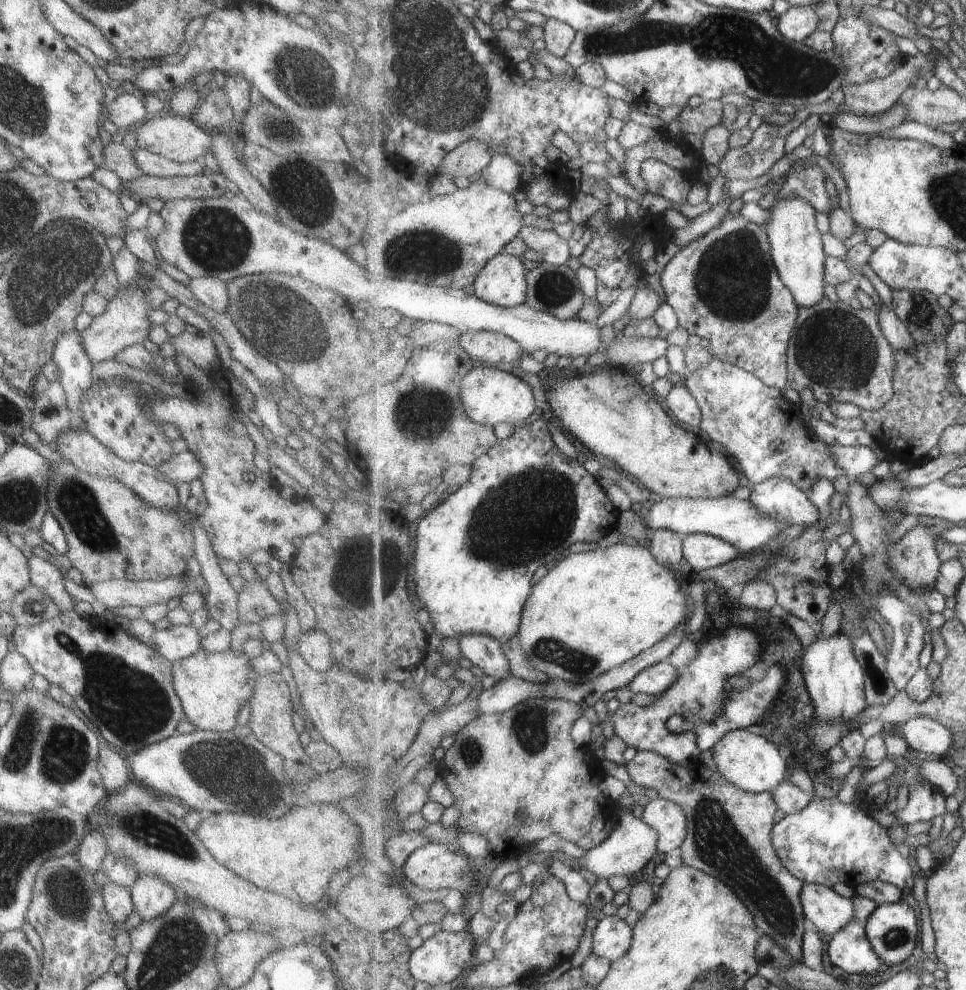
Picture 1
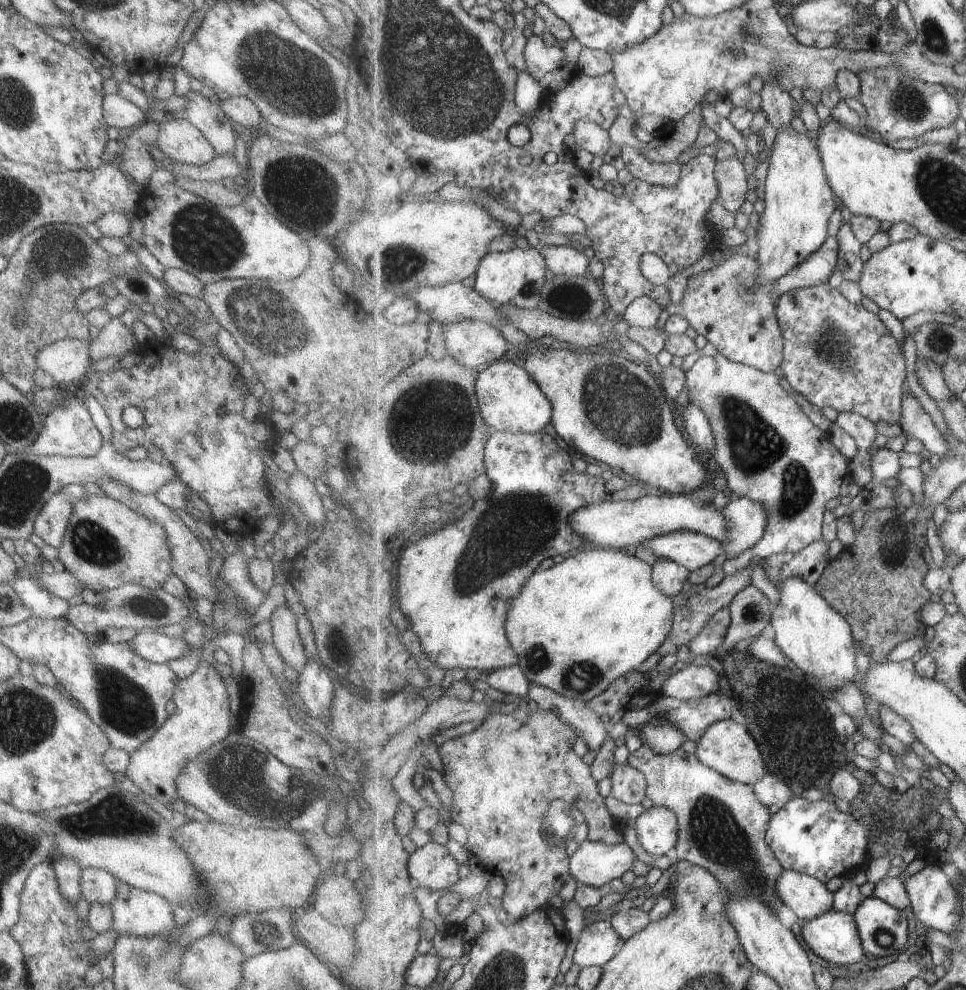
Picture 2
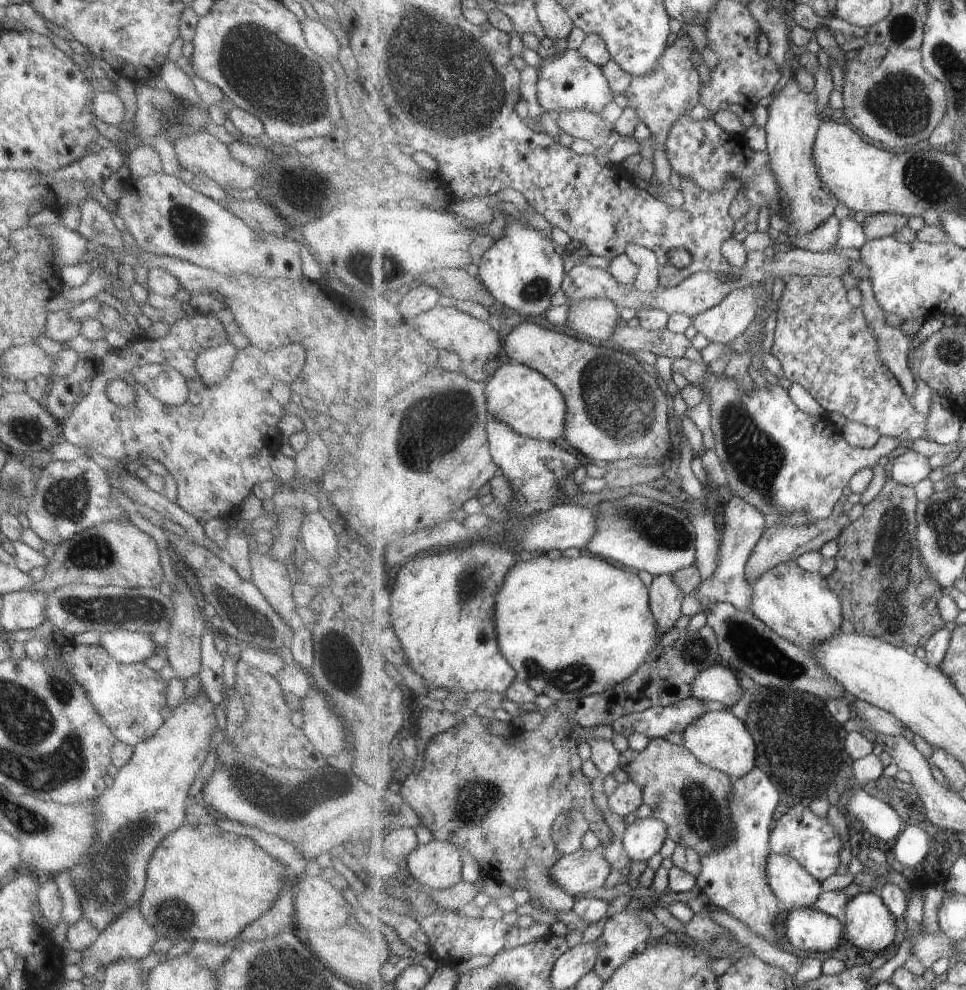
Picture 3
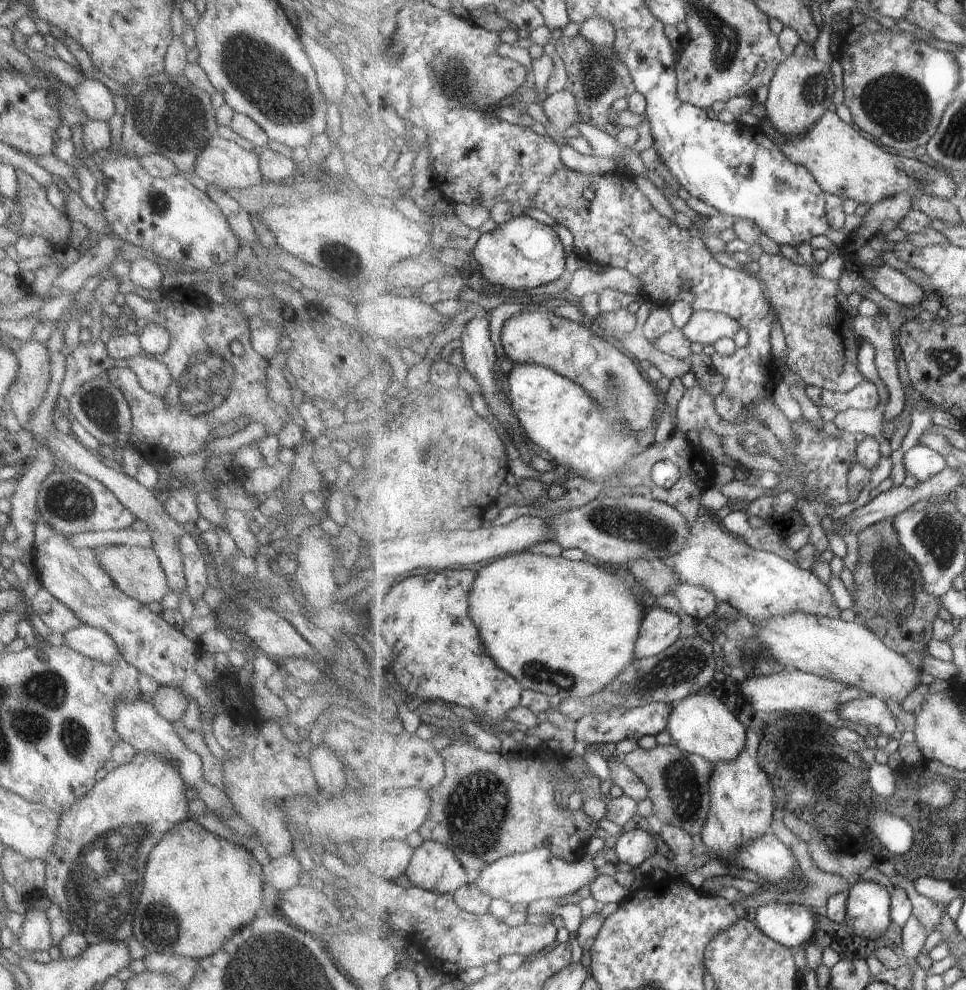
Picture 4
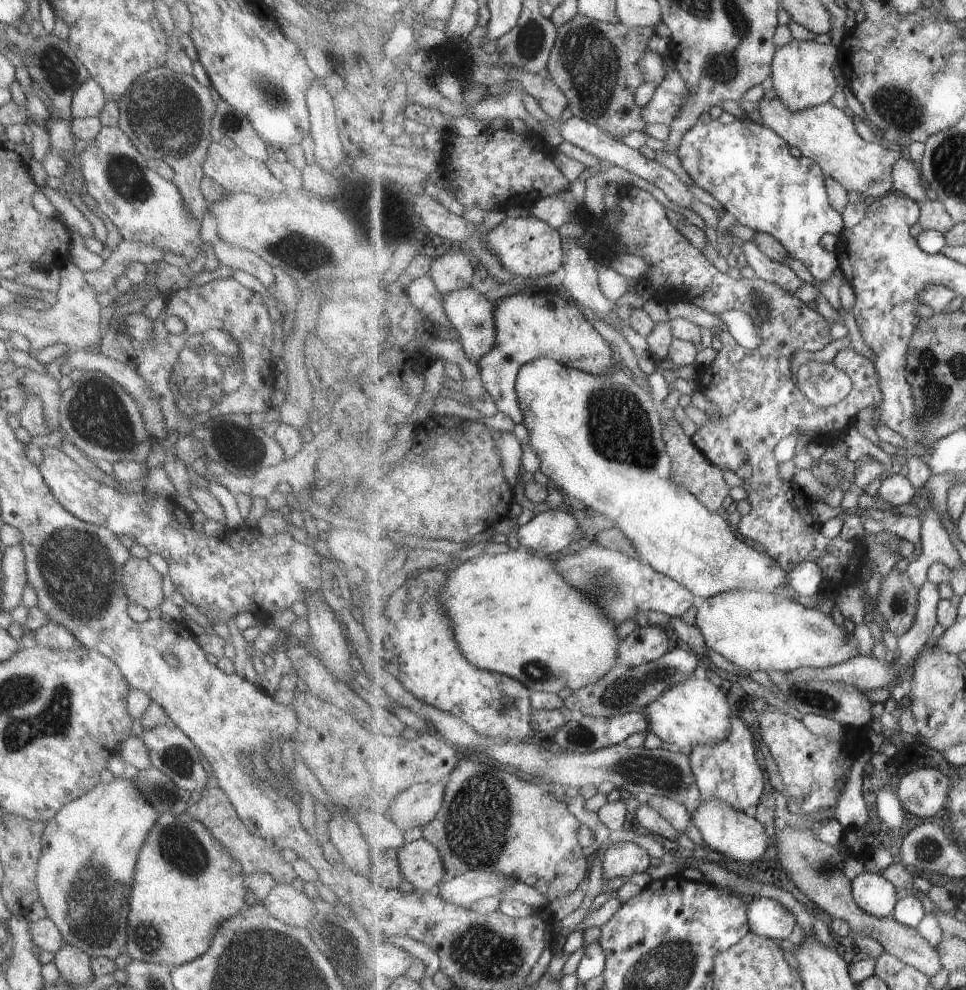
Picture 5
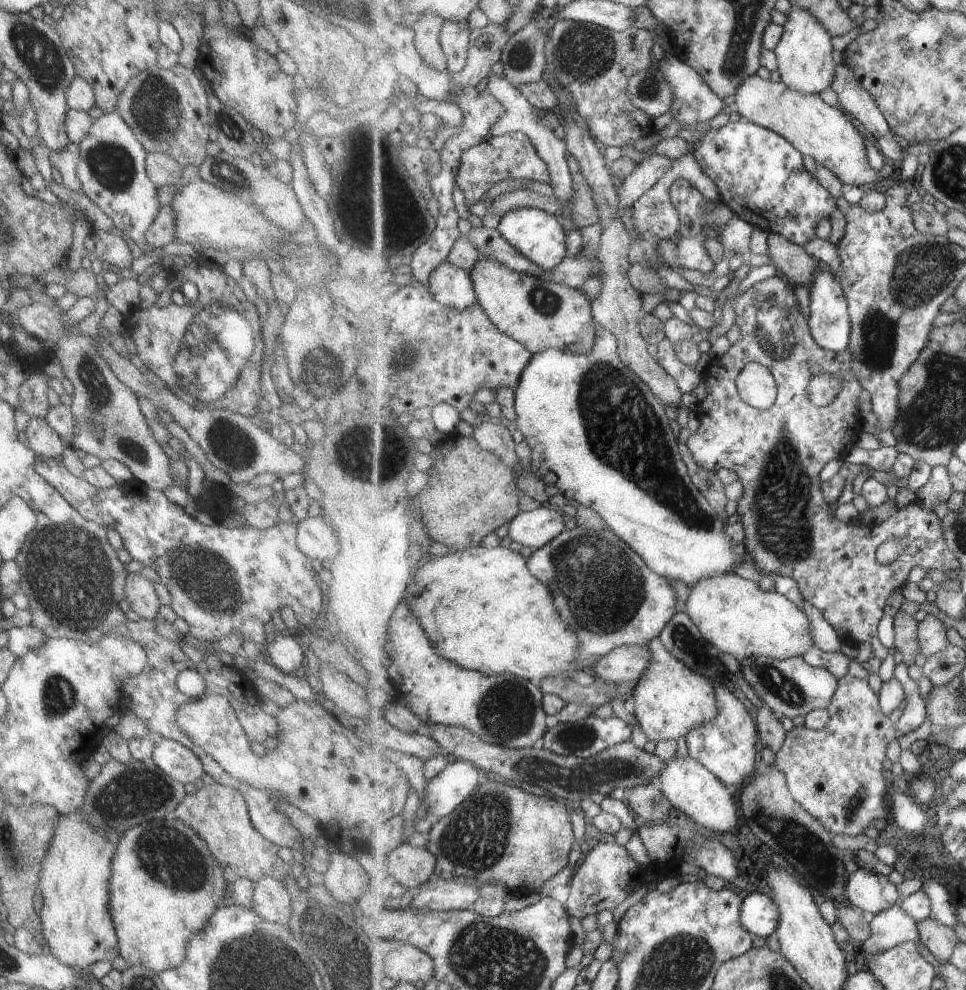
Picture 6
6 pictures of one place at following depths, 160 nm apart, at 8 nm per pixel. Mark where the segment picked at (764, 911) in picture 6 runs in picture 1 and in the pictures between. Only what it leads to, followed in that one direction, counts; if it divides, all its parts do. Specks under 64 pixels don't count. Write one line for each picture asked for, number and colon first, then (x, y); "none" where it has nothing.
1: (849, 949)
2: (833, 936)
3: (808, 929)
4: (789, 924)
5: (767, 917)

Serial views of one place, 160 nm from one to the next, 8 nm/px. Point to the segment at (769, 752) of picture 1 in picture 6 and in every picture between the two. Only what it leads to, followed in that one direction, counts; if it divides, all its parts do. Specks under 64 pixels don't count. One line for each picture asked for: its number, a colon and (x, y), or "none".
2: (728, 747)
3: (719, 739)
4: (701, 724)
5: (695, 713)
6: (671, 699)

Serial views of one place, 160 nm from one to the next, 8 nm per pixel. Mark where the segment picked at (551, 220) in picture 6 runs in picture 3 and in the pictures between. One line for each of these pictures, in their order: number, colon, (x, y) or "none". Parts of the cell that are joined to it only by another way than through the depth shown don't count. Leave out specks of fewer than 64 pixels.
3: (523, 270)
4: (522, 253)
5: (528, 247)

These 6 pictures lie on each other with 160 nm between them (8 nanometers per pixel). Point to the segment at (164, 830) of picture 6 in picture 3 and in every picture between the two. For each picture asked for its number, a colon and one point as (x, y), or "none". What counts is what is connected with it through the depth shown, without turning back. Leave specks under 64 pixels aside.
3: (202, 883)
4: (198, 889)
5: (185, 884)

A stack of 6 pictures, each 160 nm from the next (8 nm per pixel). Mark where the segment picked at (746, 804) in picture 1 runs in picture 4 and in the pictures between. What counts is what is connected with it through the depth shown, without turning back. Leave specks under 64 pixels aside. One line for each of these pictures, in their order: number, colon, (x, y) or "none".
2: (722, 825)
3: (695, 800)
4: (679, 785)

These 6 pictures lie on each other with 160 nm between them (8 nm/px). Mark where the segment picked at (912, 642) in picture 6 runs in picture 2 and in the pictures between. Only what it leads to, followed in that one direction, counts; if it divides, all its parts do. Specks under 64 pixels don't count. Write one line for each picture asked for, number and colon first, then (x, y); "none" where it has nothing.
2: (876, 582)
3: (888, 592)
4: (890, 597)
5: (898, 596)

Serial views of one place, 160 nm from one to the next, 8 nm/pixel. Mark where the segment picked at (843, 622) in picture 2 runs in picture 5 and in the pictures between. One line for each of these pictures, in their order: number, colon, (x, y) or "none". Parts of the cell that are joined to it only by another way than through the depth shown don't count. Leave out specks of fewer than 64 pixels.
3: (798, 605)
4: (760, 584)
5: (570, 415)

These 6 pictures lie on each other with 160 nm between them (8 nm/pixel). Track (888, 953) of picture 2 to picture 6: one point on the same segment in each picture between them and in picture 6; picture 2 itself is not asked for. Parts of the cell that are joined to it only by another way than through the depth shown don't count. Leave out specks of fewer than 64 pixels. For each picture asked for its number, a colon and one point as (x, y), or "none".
3: (870, 925)
4: (869, 907)
5: (874, 893)
6: (873, 893)

